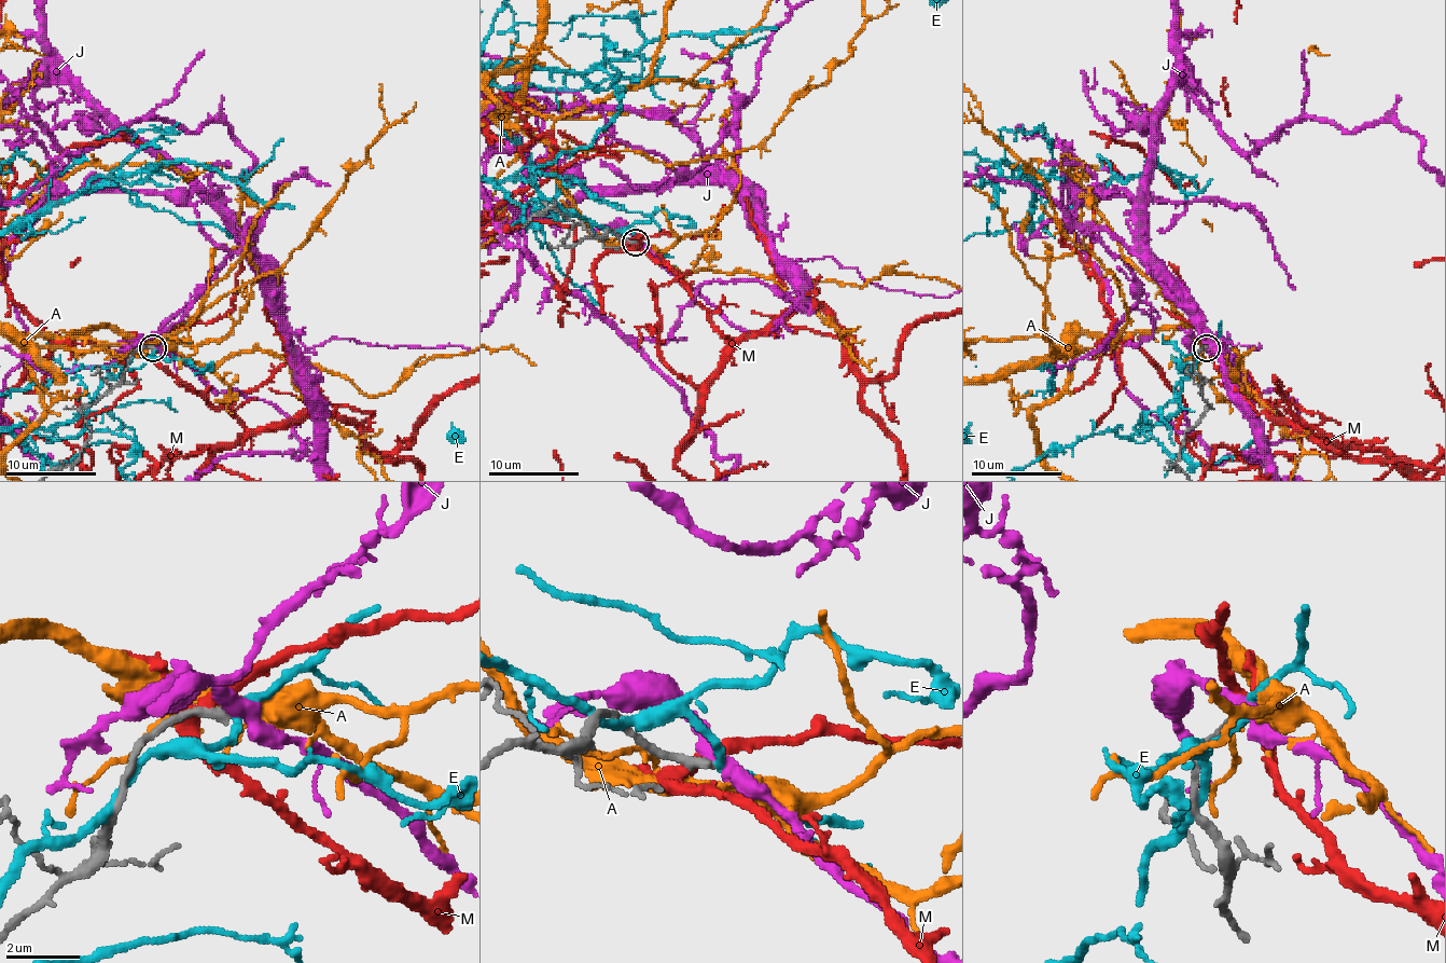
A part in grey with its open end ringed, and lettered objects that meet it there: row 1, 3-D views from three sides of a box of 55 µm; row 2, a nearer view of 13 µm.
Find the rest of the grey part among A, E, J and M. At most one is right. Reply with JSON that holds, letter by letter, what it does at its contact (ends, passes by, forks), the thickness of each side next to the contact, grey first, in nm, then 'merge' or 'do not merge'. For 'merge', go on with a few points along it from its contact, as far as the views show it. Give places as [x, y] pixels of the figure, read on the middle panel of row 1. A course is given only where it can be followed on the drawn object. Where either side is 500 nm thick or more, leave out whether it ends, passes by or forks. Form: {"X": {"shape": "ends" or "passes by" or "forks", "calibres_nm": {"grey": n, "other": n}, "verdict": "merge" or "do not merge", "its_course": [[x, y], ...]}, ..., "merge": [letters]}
{"A": {"shape": "passes by", "calibres_nm": {"grey": 190, "other": 130}, "verdict": "do not merge"}, "E": {"shape": "passes by", "calibres_nm": {"grey": 280, "other": 200}, "verdict": "do not merge"}, "J": {"shape": "passes by", "calibres_nm": {"grey": 280, "other": 440}, "verdict": "do not merge"}, "M": {"shape": "forks", "calibres_nm": {"grey": 320, "other": 320}, "verdict": "do not merge"}, "merge": []}

